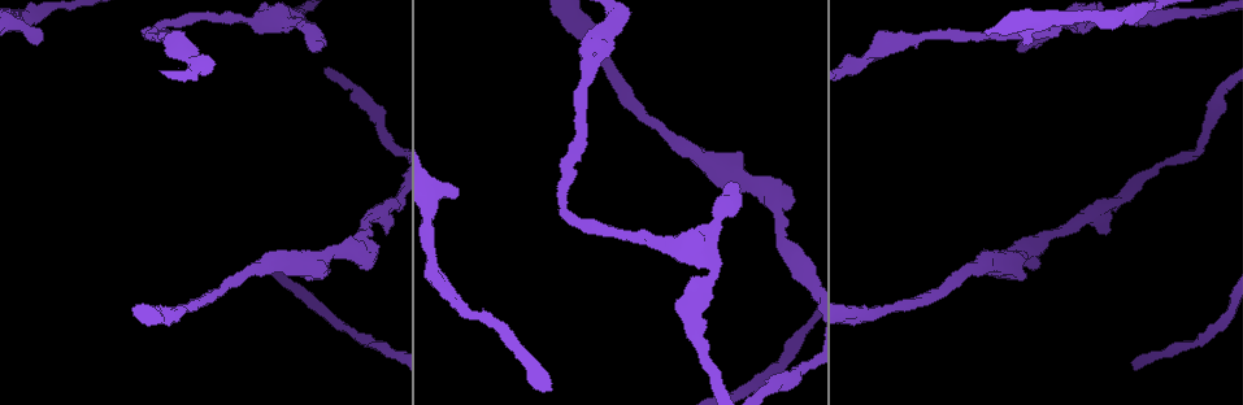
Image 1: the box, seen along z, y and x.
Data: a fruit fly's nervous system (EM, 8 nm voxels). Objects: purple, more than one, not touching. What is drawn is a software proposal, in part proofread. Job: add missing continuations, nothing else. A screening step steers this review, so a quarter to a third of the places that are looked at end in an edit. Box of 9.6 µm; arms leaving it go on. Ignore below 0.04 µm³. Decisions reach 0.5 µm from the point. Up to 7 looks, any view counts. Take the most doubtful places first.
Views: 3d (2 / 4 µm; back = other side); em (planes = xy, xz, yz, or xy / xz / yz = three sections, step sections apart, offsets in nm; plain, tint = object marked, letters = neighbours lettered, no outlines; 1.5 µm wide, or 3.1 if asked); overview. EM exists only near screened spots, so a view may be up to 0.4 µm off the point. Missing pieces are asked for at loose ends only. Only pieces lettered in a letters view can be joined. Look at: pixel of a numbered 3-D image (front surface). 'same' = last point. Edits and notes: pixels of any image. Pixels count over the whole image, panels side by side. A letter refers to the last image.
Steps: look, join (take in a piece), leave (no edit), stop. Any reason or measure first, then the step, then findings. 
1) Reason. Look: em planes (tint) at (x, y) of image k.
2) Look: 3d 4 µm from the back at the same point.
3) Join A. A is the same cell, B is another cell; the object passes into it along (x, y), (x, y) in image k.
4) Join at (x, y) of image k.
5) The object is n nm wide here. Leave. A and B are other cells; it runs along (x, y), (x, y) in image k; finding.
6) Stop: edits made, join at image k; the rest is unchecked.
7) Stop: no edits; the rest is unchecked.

Branch stops here. Look: 3d 4 µm at (385, 234) of image 1.

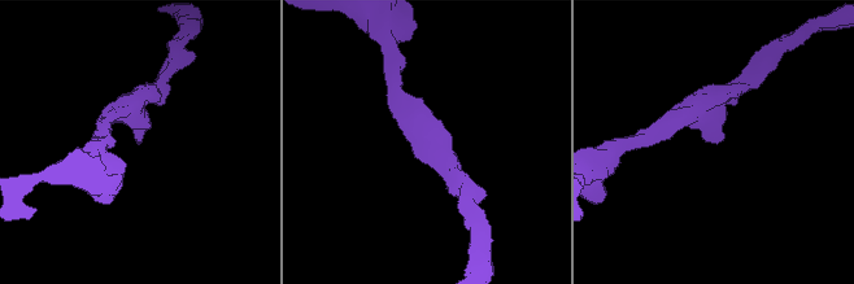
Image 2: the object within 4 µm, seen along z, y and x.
Look: em yz step 8 (letters) at (719, 140) of image 2.

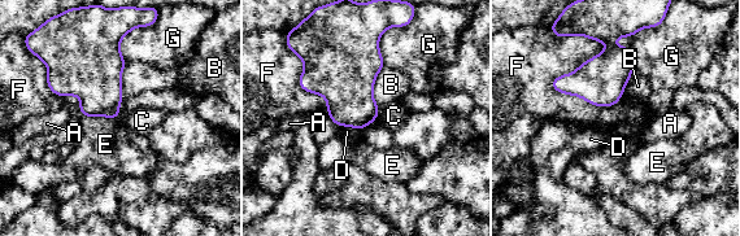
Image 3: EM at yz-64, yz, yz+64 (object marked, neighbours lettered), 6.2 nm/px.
Leave. A, B, C, D, E, F and G are other cells; a border runs along (631, 35), (557, 75), (552, 88) in image 3; no lettered piece goes on from it.

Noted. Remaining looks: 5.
Branch stops here. Look: em planes (letters) at (452, 196) of image 1.

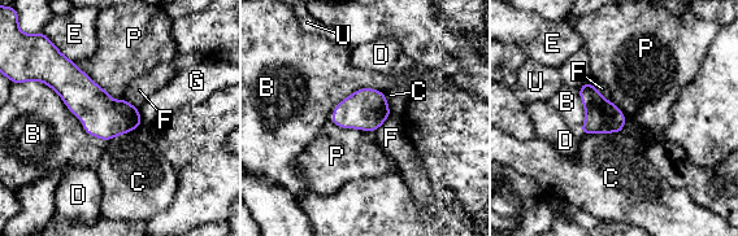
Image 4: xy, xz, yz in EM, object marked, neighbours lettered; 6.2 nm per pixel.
The longest contact is with B, 500 nm. Leave. B, C, D, E, F, G, P and U are other cells; a border runs along (74, 62), (113, 100), (124, 99) in image 4; none of them fits.

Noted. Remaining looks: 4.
An open end. Look: 3d 2 µm at (737, 184) of image 1.

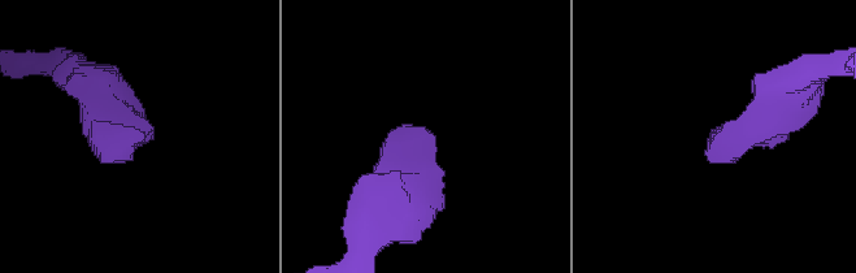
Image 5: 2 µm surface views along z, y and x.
Look: em planes (tint) at (717, 135) of image 5.

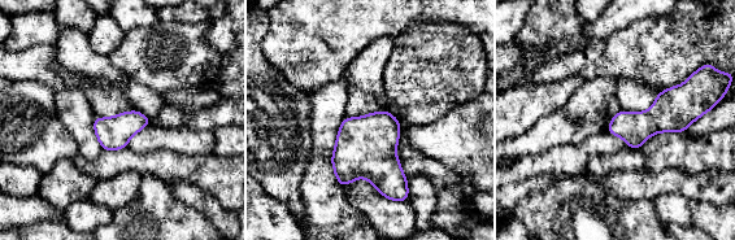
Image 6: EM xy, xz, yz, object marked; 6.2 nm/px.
See the neighbours. Look: em planes (letters) at the same point.

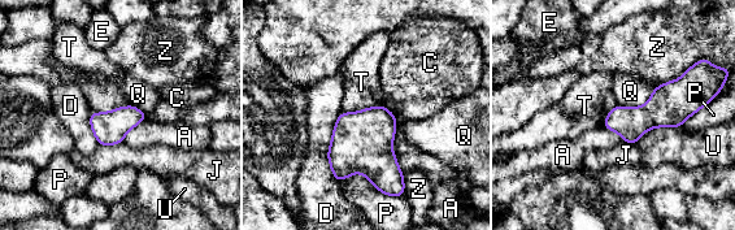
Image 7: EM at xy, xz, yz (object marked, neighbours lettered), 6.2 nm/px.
Leave. A, C, D, E, J, P, Q, T, U and Z are other cells; a border runs along (381, 104), (343, 112) in image 7; none of them fits.

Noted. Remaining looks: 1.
Stop: no edits; the rest is unchecked.

